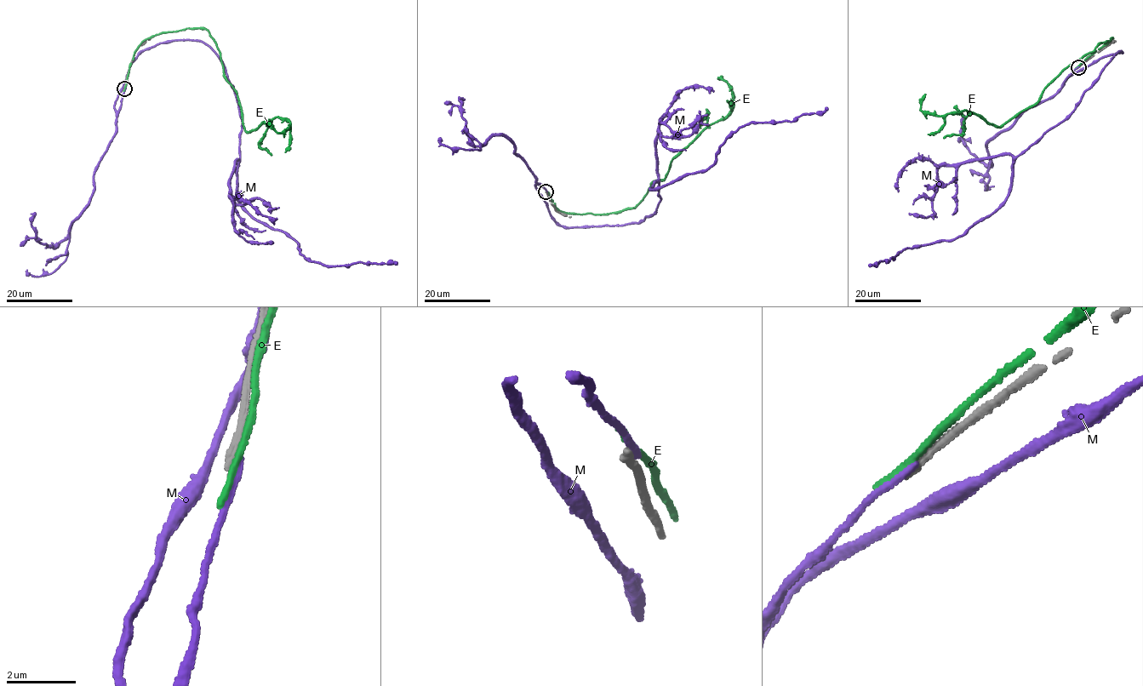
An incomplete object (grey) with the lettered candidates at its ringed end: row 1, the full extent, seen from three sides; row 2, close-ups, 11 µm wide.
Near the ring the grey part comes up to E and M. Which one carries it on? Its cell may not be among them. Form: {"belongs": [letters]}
{"belongs": []}

